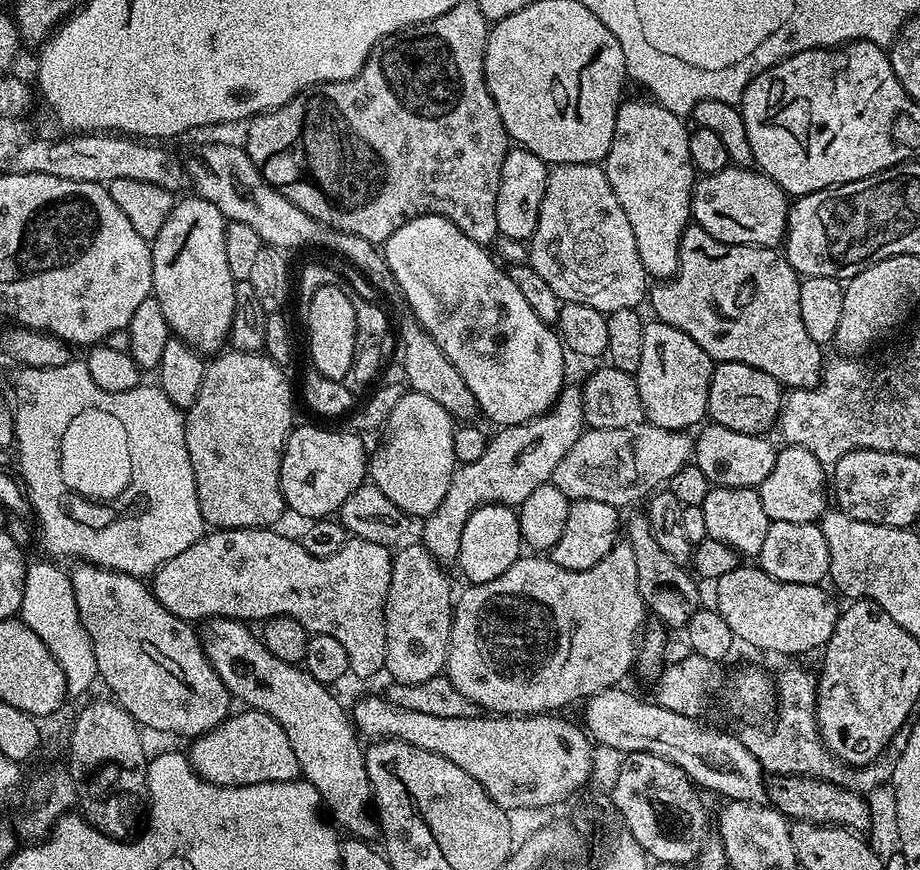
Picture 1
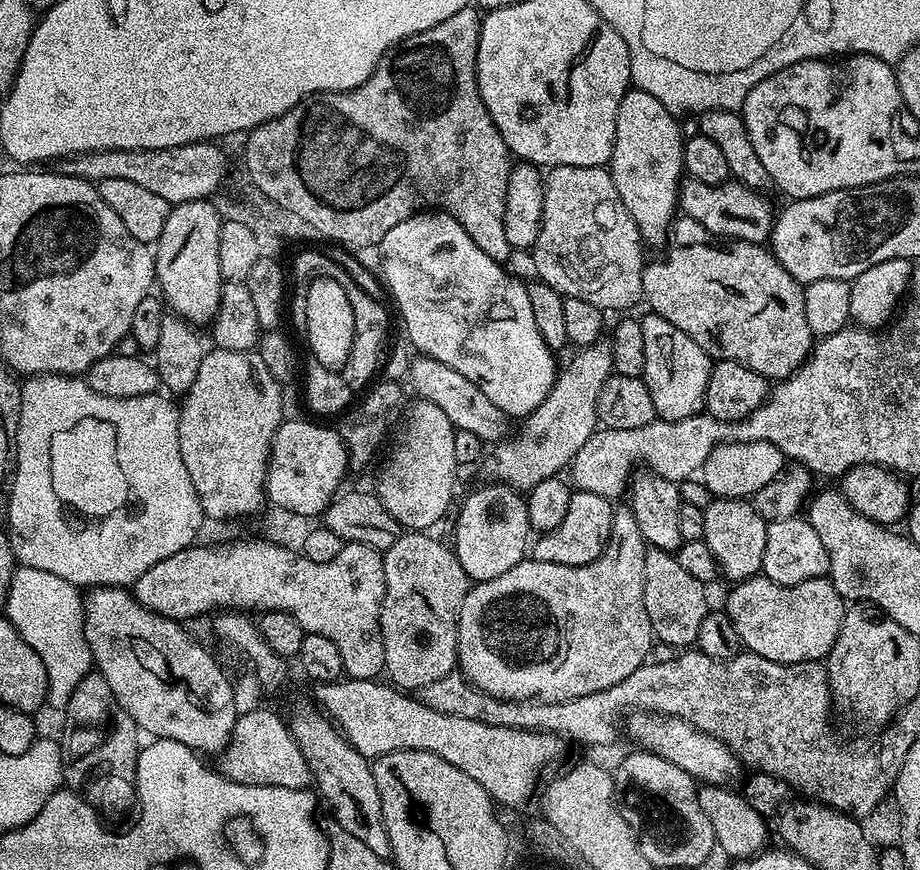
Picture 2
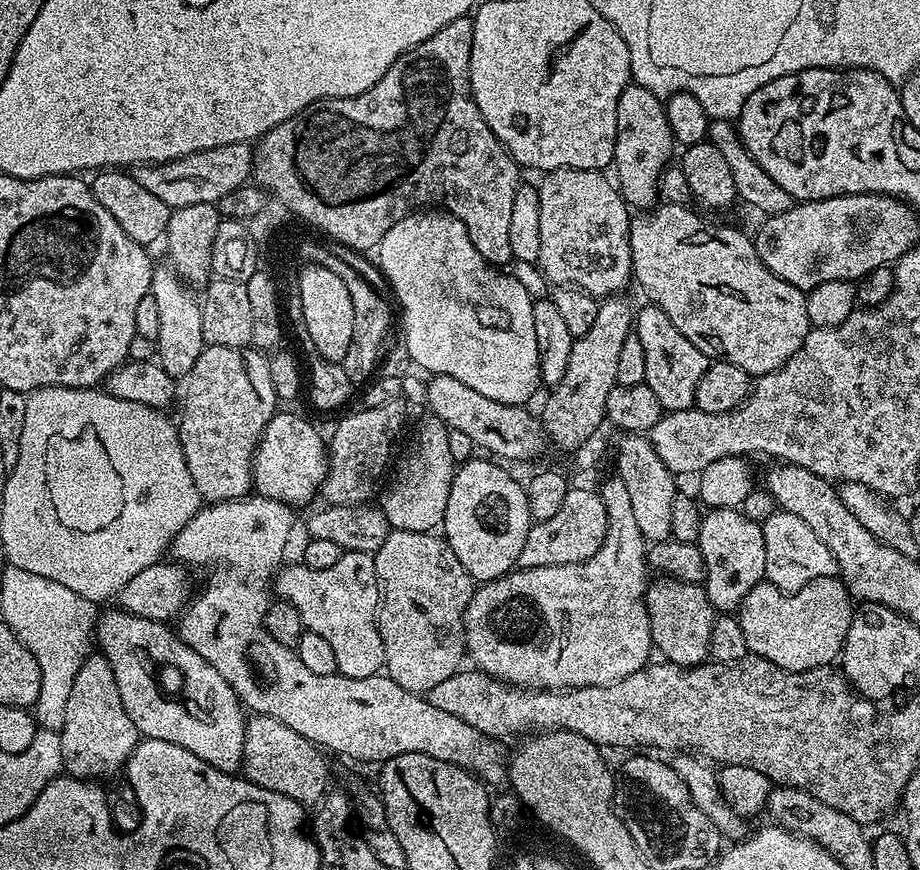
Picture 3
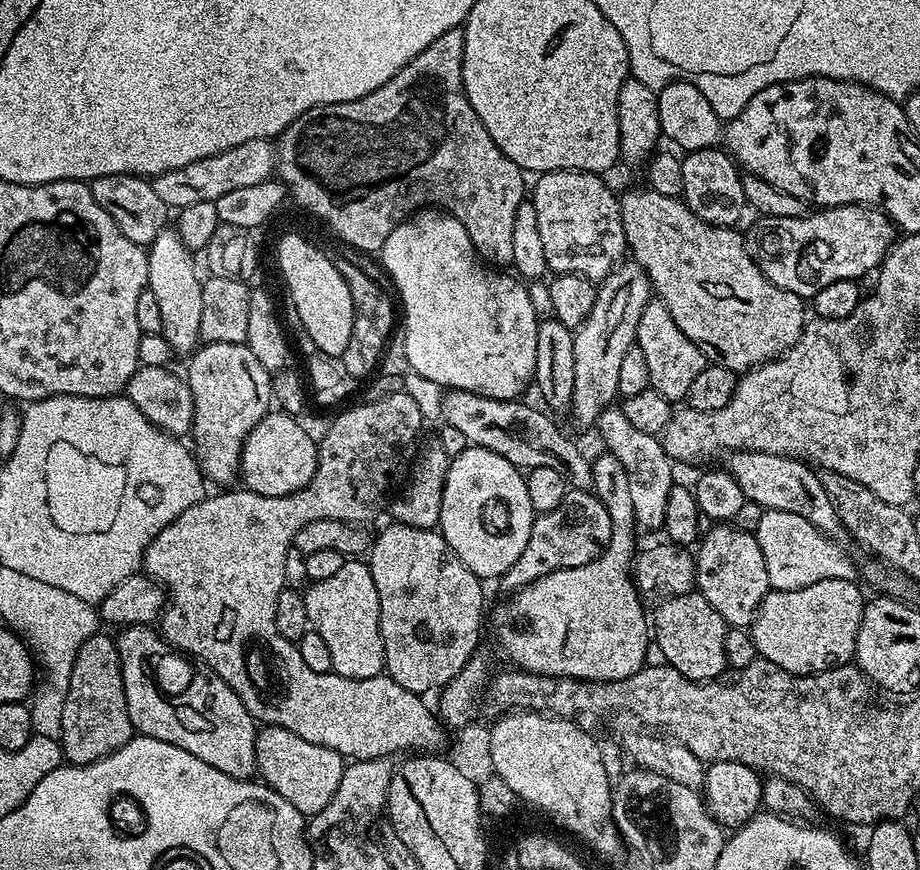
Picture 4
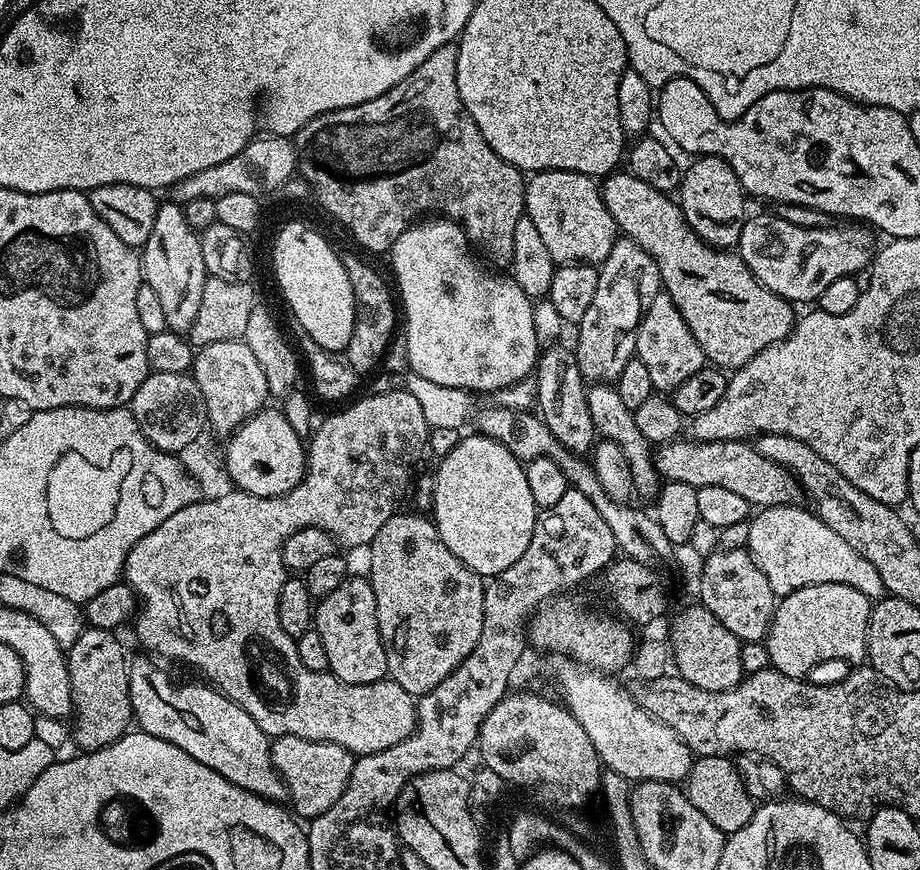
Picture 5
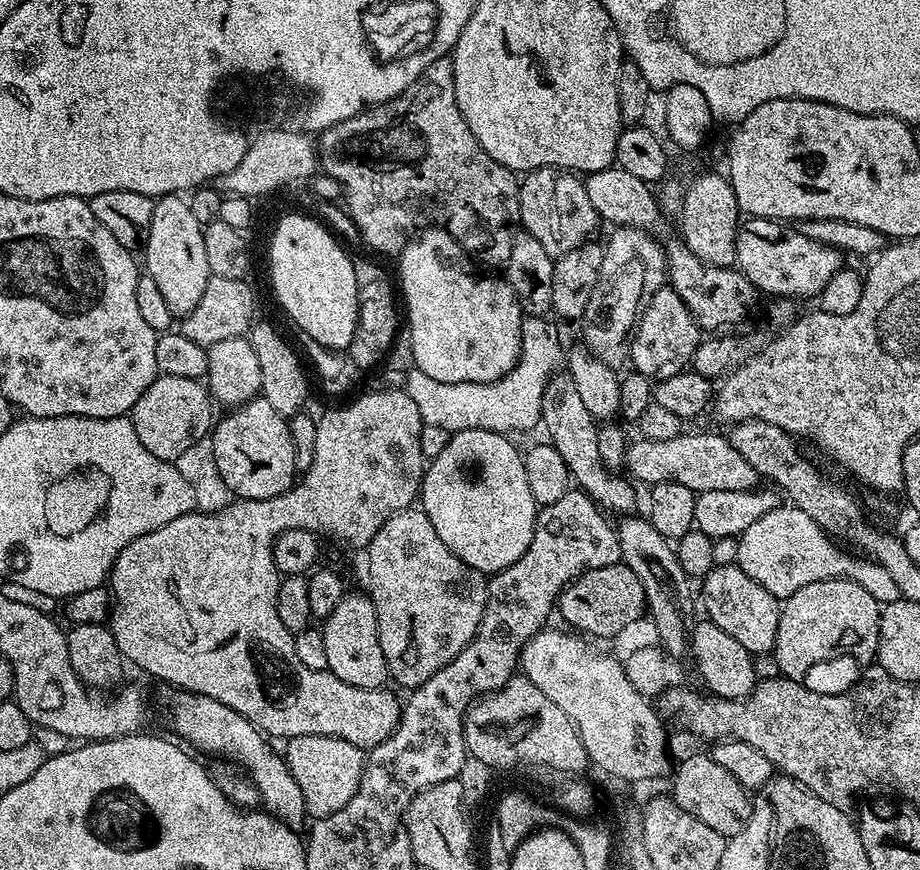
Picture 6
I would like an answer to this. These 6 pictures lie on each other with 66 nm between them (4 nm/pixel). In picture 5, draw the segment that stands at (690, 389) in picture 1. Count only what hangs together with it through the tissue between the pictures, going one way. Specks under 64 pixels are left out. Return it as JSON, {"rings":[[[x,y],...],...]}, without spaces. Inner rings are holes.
{"rings":[[[663,290],[646,305],[640,318],[640,325],[636,328],[635,359],[646,365],[652,387],[660,394],[672,393],[686,382],[686,378],[690,378],[690,374],[698,374],[698,370],[706,367],[702,346],[698,346],[694,334],[690,334],[690,326],[686,326],[686,318],[678,314],[678,306],[674,306]]]}

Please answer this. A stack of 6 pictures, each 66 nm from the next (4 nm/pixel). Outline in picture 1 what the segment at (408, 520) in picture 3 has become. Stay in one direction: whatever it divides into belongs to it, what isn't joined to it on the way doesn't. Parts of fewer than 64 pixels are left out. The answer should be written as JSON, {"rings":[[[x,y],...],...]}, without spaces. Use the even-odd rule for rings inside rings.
{"rings":[[[408,390],[390,412],[381,431],[382,440],[376,453],[373,451],[369,457],[369,479],[403,510],[405,515],[427,518],[445,497],[452,474],[456,469],[453,450],[456,429],[455,417],[440,402],[434,401],[434,398],[429,398],[426,394]]]}

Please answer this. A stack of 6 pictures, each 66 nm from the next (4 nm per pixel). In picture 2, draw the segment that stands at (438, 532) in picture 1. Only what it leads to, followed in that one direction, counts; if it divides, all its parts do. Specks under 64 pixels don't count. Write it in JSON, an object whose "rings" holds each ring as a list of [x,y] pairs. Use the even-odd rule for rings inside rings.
{"rings":[[[591,344],[579,349],[576,357],[556,373],[556,381],[546,394],[542,406],[535,408],[523,421],[520,436],[509,435],[491,449],[492,472],[501,485],[527,490],[546,482],[546,478],[563,473],[571,465],[574,454],[598,431],[596,407],[602,386],[613,375],[612,345]]]}

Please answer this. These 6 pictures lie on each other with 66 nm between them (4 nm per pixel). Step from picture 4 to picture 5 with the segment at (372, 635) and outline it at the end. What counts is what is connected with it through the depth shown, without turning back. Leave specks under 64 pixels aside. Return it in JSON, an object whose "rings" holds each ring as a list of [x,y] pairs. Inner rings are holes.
{"rings":[[[349,575],[338,586],[338,590],[330,590],[330,594],[319,597],[316,604],[314,631],[322,638],[326,649],[328,671],[347,684],[369,684],[388,676],[386,650],[378,630],[372,581],[360,576]]]}

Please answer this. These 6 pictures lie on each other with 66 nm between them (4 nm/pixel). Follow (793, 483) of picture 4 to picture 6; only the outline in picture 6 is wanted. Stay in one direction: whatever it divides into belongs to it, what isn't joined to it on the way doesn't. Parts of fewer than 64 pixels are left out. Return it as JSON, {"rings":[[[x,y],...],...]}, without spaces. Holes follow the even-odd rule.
{"rings":[[[684,430],[667,442],[636,438],[629,443],[624,462],[627,475],[633,481],[641,480],[645,486],[678,482],[678,486],[686,486],[697,494],[710,490],[753,490],[762,480],[754,466],[750,466],[750,462],[746,462],[746,458],[734,450],[727,435],[719,436],[716,432],[696,433]]]}

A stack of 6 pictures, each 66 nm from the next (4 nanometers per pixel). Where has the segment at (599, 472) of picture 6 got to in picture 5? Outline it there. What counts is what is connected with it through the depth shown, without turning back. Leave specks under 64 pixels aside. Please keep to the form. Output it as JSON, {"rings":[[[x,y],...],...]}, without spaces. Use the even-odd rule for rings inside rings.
{"rings":[[[549,343],[539,353],[534,367],[534,404],[539,417],[544,420],[546,427],[562,447],[577,454],[584,454],[591,449],[597,439],[596,427],[590,418],[588,388],[584,376],[580,373],[580,364],[576,361],[575,351],[562,343]]]}

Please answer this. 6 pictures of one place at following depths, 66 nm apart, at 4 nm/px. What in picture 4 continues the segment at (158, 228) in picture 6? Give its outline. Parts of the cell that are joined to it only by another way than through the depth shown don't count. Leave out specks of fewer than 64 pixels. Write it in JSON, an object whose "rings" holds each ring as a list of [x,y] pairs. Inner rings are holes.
{"rings":[[[166,226],[154,238],[147,249],[148,253],[148,286],[154,290],[154,299],[162,313],[162,330],[171,351],[191,354],[201,343],[202,330],[202,276],[196,273],[196,264],[192,261],[193,249],[184,245],[175,227]]]}

